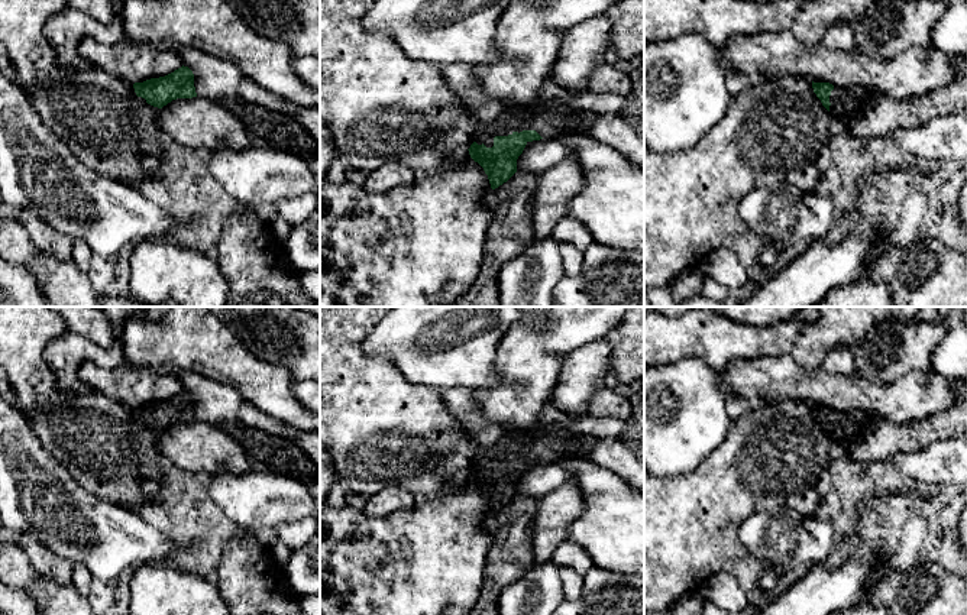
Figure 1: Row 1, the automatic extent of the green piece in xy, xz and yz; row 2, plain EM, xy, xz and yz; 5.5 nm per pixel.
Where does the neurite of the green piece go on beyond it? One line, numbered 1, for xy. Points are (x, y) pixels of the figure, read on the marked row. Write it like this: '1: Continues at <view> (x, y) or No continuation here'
1: No continuation here

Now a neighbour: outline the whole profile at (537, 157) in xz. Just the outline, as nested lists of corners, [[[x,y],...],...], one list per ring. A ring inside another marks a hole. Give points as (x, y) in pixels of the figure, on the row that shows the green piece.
[[[559,136],[527,142],[517,159],[517,172],[541,175],[563,162],[569,153],[569,146]]]

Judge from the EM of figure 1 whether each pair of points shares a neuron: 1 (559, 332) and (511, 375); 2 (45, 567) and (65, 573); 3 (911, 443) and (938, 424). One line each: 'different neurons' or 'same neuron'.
1: same neuron
2: same neuron
3: same neuron

